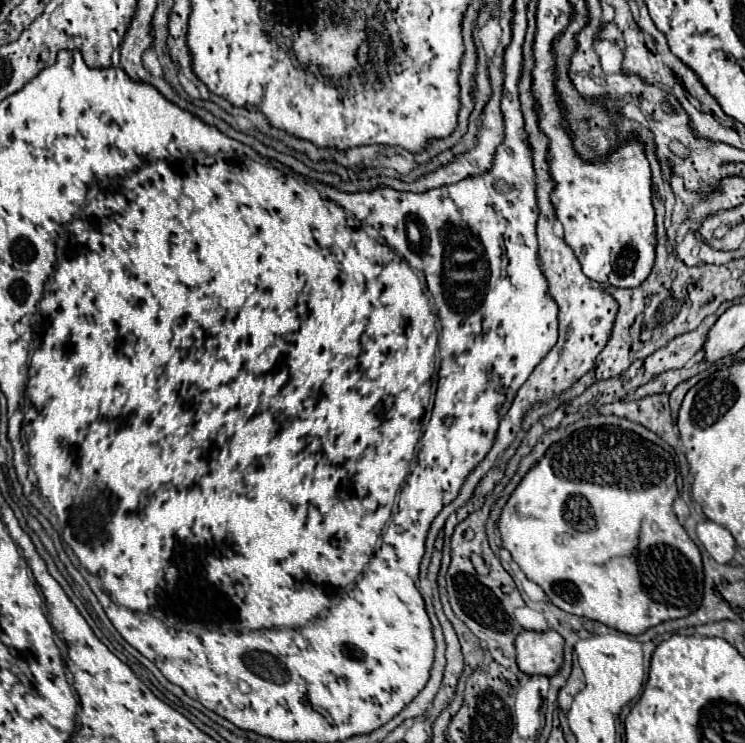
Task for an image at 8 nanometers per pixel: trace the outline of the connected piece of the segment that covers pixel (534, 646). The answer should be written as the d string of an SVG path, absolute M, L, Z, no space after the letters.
M522 630L516 638L516 660L522 672L534 676L552 676L562 666L564 640L554 630L530 632Z

